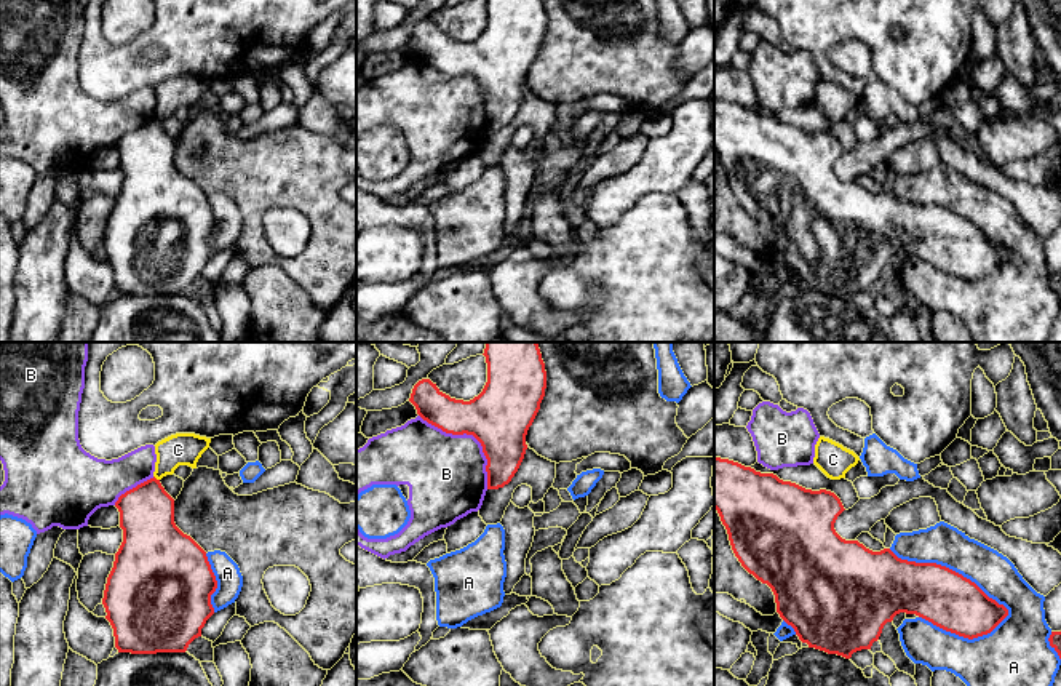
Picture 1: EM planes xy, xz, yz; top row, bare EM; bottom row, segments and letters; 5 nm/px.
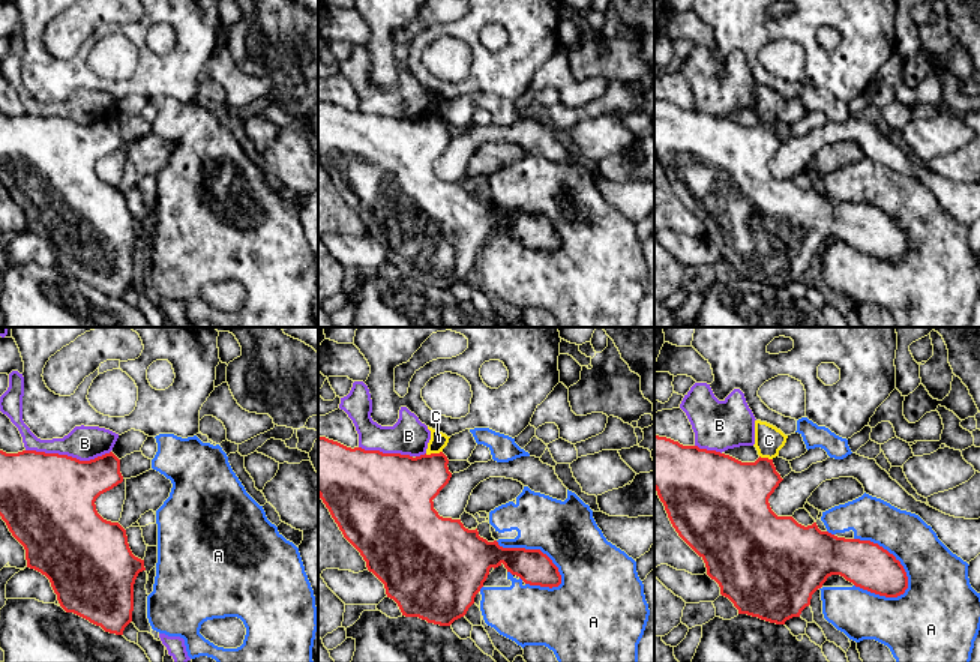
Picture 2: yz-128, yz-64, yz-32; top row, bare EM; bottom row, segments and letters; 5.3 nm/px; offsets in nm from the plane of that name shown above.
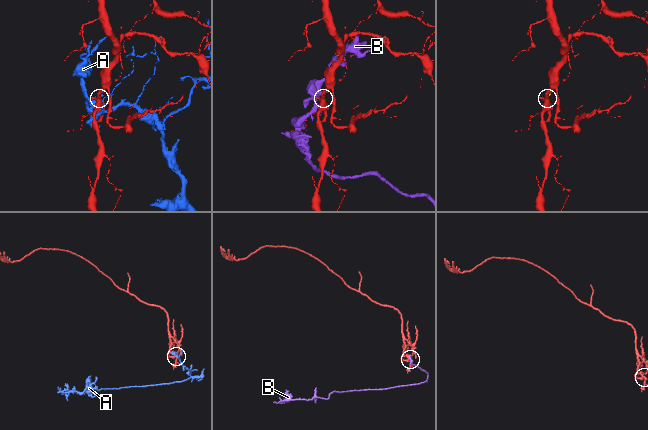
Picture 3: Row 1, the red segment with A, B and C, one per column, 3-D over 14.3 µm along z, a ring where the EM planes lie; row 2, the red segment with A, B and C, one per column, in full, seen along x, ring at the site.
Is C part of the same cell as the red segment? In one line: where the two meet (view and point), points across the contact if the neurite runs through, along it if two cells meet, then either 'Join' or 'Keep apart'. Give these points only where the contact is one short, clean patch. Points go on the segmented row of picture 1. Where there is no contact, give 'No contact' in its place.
Touches red at xy (155, 478). Boundary: xy (154, 475), (158, 480). Keep apart

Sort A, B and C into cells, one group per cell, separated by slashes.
A / B / C

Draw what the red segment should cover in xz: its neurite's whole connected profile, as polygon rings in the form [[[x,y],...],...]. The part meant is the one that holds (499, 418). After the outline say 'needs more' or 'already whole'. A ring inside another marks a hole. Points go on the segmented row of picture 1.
[[[486,342],[487,382],[483,392],[470,401],[443,393],[430,379],[419,381],[409,401],[428,424],[452,435],[473,435],[487,459],[487,489],[503,488],[518,472],[527,445],[526,435],[532,425],[546,389],[546,371],[537,342]]]; already whole

